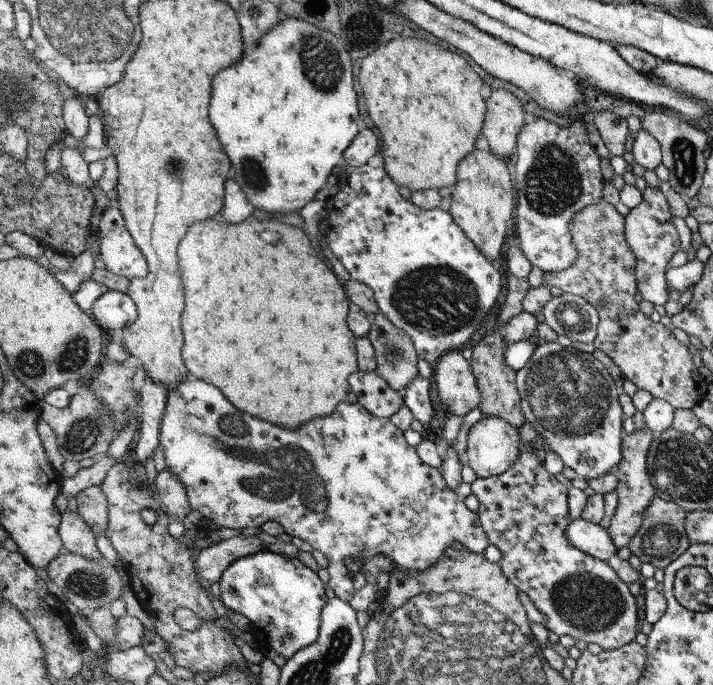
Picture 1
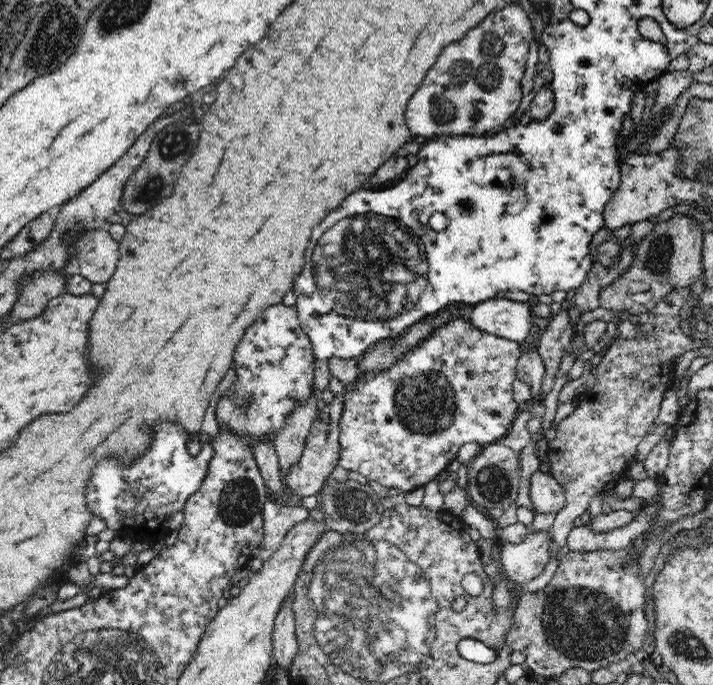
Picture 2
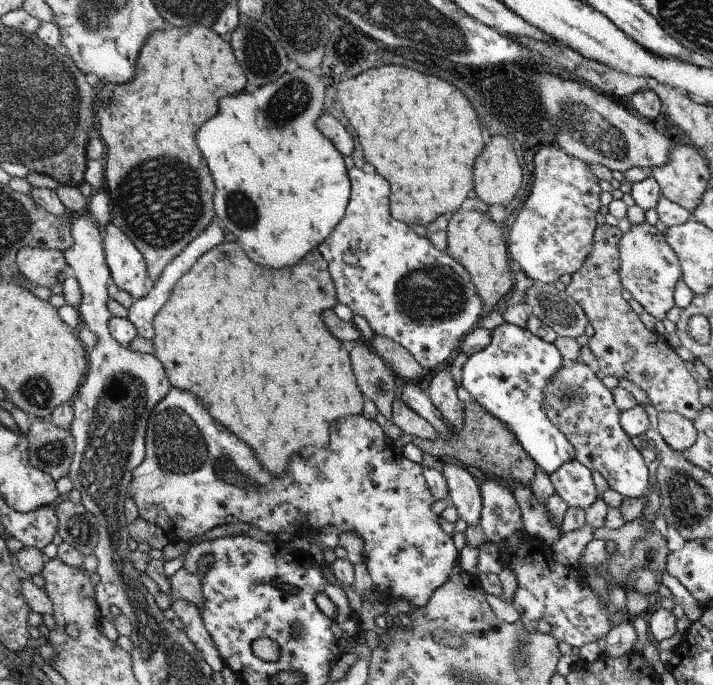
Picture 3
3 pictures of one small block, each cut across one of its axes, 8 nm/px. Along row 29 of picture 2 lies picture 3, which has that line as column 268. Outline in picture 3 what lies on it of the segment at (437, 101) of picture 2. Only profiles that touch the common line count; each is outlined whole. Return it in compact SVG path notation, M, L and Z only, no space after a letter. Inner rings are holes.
M172 387L171 391L158 403L158 406L151 412L150 422L147 423L147 438L146 438L146 458L140 463L140 466L134 472L134 478L130 484L129 498L136 502L139 512L139 517L146 520L150 525L159 528L166 533L167 538L171 542L181 540L192 540L202 536L208 530L212 530L215 526L221 524L236 524L243 522L252 524L264 530L278 535L286 532L295 536L297 532L306 532L306 530L322 530L324 526L337 528L340 532L356 532L362 542L364 549L365 564L370 573L373 588L379 597L390 596L394 600L404 598L415 603L425 603L430 600L432 593L439 586L444 586L452 574L452 568L458 564L459 552L456 550L452 536L445 533L441 528L439 519L442 518L440 514L432 511L432 506L436 502L436 498L432 496L430 488L426 484L423 474L423 467L421 464L416 464L408 460L402 454L402 449L391 445L391 437L382 427L374 420L368 419L364 415L356 414L350 418L340 418L332 424L330 428L330 448L314 448L314 450L300 450L300 454L296 454L296 458L290 460L288 470L284 470L282 476L274 476L272 472L266 472L262 464L256 462L254 452L240 442L232 432L228 432L226 428L222 428L218 422L214 422L210 418L210 414L204 410L202 406L204 400L200 400L200 396L196 396L194 392L188 392L180 388Z

